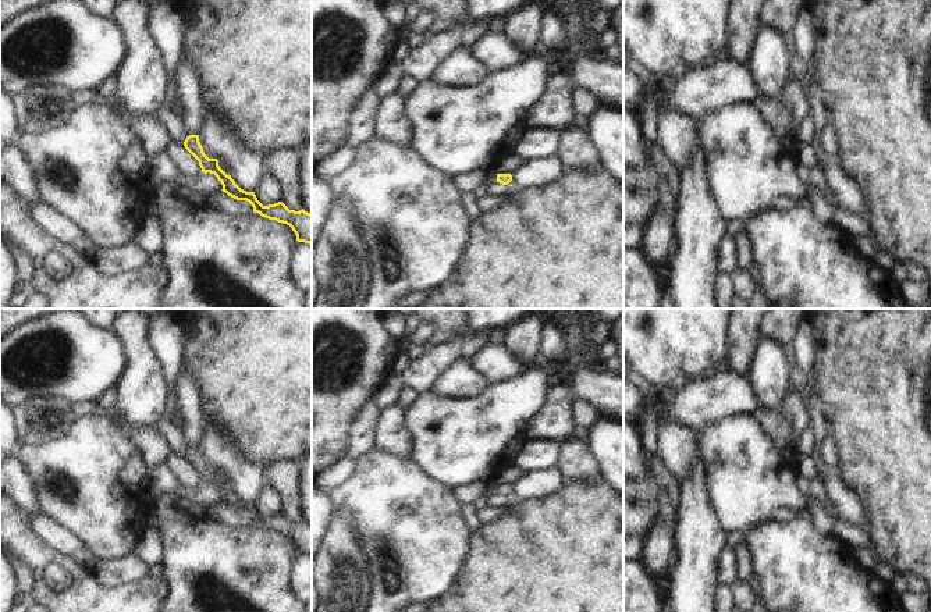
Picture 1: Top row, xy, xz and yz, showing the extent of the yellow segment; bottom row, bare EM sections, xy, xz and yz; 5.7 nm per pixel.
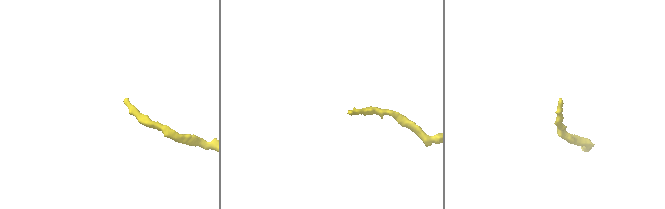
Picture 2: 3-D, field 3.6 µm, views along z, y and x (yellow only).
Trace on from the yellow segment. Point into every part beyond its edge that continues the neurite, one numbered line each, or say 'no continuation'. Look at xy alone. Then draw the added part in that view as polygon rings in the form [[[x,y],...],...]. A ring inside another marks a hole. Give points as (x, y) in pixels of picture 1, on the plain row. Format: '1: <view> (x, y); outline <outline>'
no continuation

